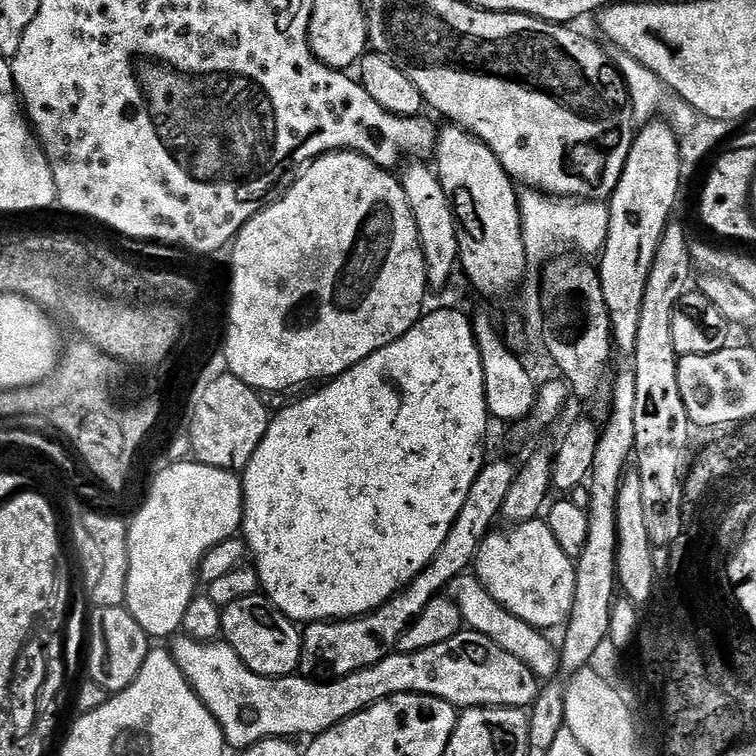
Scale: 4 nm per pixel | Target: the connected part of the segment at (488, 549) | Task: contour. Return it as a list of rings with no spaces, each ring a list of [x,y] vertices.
[[[540,518],[515,525],[509,536],[493,530],[482,542],[474,561],[474,575],[510,614],[532,628],[547,630],[568,623],[575,600],[576,565],[558,546],[558,538]]]

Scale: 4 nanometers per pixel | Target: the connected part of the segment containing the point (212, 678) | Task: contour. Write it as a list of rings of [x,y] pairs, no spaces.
[[[461,629],[453,638],[448,638],[435,646],[412,652],[396,652],[391,657],[383,659],[372,667],[352,672],[342,679],[327,681],[313,681],[299,674],[290,676],[259,676],[251,672],[234,654],[234,650],[227,642],[204,643],[193,640],[188,635],[181,635],[173,639],[170,645],[172,657],[177,666],[188,680],[188,685],[198,694],[204,708],[214,714],[223,730],[225,741],[238,750],[245,750],[252,744],[266,738],[297,738],[308,736],[314,738],[328,729],[332,729],[340,721],[368,709],[379,701],[386,700],[394,695],[414,693],[416,695],[442,698],[457,710],[469,708],[530,708],[540,695],[542,686],[526,664],[520,662],[512,654],[502,650],[498,644],[483,633],[472,629]]]

